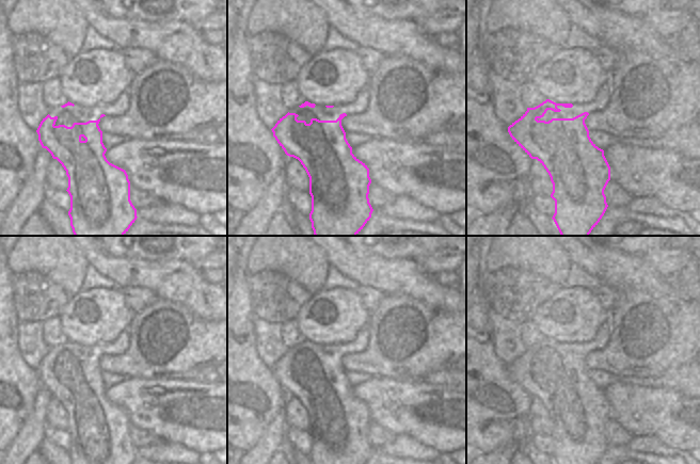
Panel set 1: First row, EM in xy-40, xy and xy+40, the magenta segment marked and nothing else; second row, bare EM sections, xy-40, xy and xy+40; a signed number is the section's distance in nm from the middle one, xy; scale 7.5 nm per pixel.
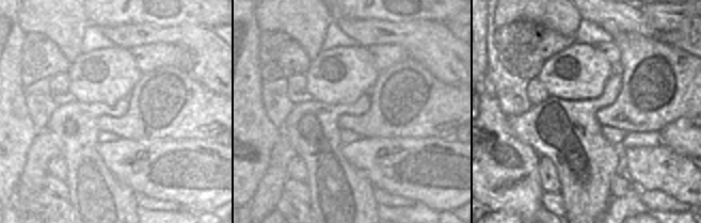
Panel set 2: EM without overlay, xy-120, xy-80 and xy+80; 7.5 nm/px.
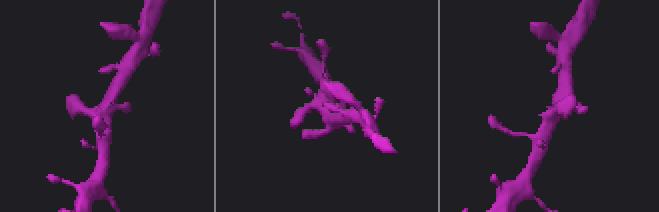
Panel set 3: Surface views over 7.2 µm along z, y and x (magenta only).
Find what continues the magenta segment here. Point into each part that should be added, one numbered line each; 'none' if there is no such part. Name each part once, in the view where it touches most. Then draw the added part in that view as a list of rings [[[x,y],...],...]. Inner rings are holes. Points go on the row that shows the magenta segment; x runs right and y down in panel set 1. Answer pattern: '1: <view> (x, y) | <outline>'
none

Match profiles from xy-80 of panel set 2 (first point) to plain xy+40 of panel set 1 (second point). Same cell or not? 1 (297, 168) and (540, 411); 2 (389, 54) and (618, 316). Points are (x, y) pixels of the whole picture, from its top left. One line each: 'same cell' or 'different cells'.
1: same cell
2: different cells

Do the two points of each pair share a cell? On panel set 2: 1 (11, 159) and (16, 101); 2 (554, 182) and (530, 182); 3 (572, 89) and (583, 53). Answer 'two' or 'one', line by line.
1: one
2: two
3: one

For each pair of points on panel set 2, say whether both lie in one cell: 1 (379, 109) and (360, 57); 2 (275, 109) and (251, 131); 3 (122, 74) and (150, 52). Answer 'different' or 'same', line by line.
1: different
2: different
3: different

